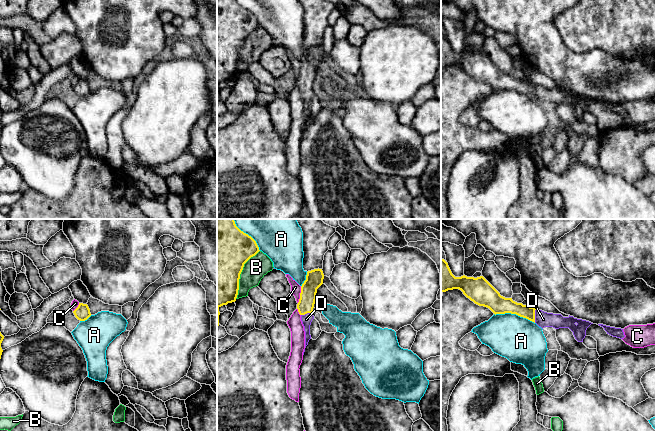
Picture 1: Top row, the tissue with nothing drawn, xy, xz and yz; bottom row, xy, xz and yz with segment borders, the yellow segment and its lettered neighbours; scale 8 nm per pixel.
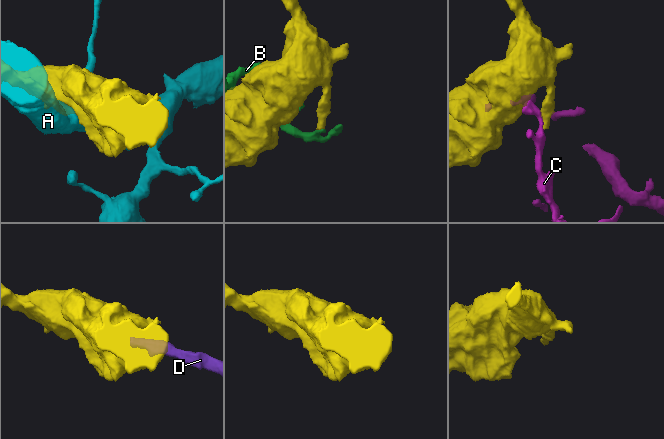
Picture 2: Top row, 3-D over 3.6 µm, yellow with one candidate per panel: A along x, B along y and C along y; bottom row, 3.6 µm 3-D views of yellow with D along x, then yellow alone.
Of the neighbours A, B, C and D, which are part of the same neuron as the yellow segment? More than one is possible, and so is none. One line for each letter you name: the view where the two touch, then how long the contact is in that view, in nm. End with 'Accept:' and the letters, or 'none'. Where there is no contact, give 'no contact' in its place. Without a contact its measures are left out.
D: yz | 110 nm
Accept: D

